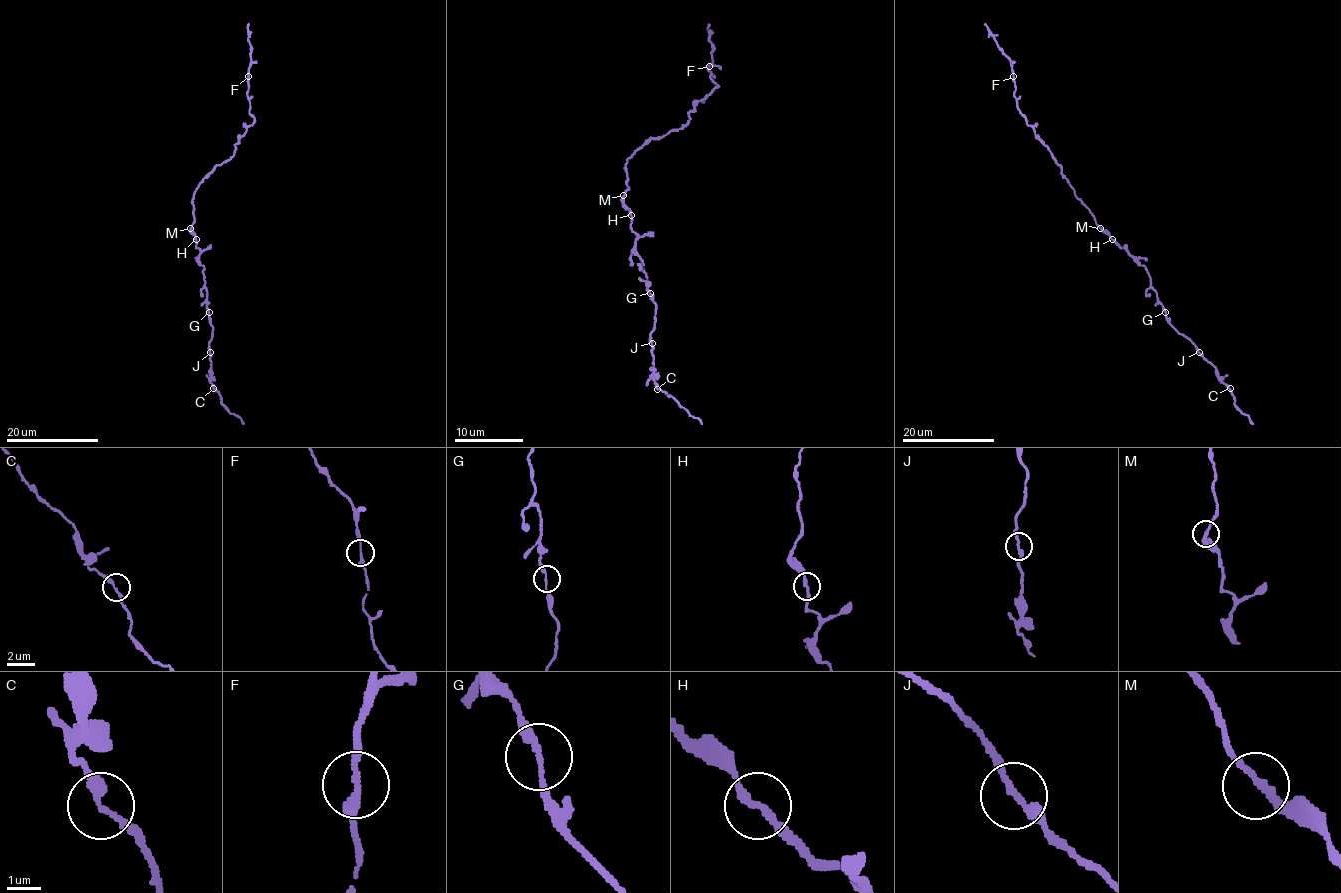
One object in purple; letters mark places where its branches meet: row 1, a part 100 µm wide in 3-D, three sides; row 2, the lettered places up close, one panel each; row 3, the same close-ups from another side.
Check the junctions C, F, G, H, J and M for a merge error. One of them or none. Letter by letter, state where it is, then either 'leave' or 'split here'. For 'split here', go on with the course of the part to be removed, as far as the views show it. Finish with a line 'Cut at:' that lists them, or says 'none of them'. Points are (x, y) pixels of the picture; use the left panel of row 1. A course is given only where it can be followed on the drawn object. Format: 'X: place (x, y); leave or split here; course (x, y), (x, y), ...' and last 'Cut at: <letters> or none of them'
C: place (213, 388); leave
F: place (248, 76); leave
G: place (209, 312); leave
H: place (196, 239); leave
J: place (210, 352); leave
M: place (190, 228); leave
Cut at: none of them

